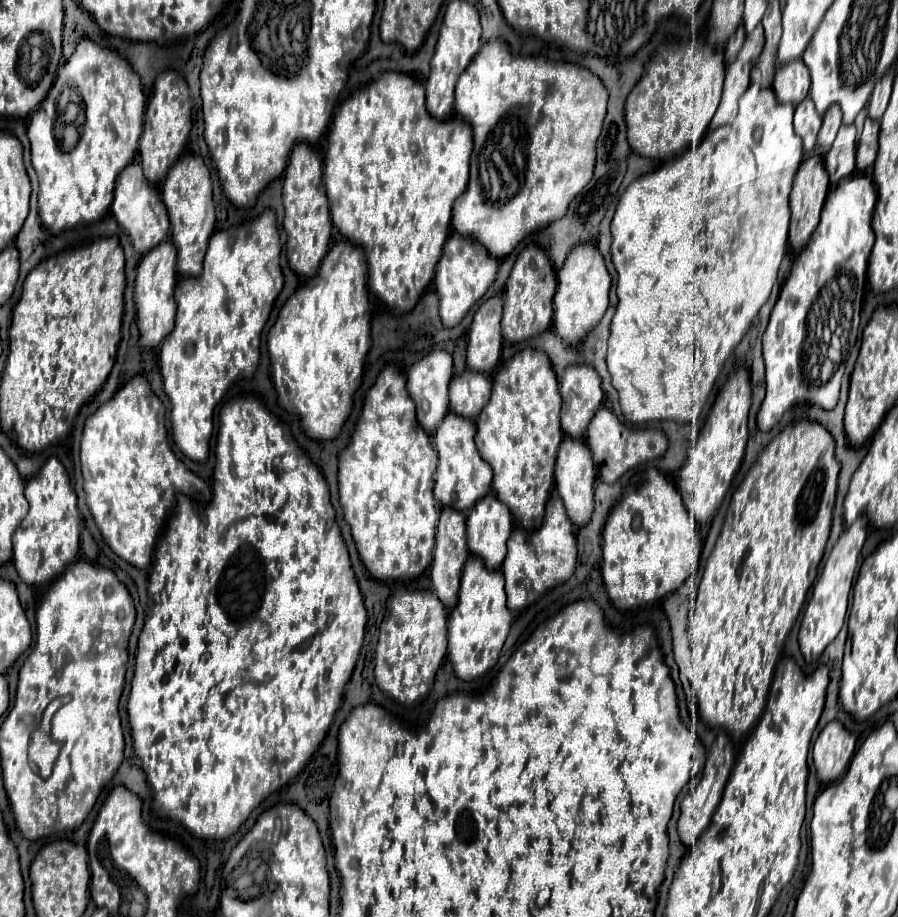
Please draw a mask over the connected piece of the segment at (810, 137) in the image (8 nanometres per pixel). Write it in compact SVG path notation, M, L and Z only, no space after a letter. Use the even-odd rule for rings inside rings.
M806 97L794 113L794 131L802 137L804 141L804 153L812 153L816 145L816 135L822 125L822 117L814 109L814 103L810 97Z

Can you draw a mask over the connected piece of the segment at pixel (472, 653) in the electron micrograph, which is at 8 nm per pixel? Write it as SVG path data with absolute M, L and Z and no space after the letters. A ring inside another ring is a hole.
M472 555L462 571L458 603L448 615L448 660L462 681L474 681L492 669L500 657L512 623L512 613L506 607L502 571L486 571Z

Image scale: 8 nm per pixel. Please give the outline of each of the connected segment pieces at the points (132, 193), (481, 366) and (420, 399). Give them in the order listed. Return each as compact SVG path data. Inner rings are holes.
M138 161L130 163L130 167L126 167L122 175L118 175L118 187L114 187L112 213L116 221L126 229L138 255L144 255L170 235L170 221L162 203L162 193L158 187L146 183L146 177L142 175L142 167L138 167Z
M498 293L486 299L468 329L468 367L482 373L492 373L502 351L500 321L504 313L504 295Z
M436 349L416 361L410 371L408 371L408 393L412 401L416 403L416 413L418 413L418 423L426 429L426 433L434 433L438 423L444 419L448 413L448 385L452 379L452 355L448 351Z

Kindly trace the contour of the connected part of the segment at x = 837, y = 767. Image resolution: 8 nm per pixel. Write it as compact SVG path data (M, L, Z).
M830 721L818 735L812 747L812 759L818 773L818 781L830 783L842 777L848 769L848 761L856 749L856 735L842 723Z

